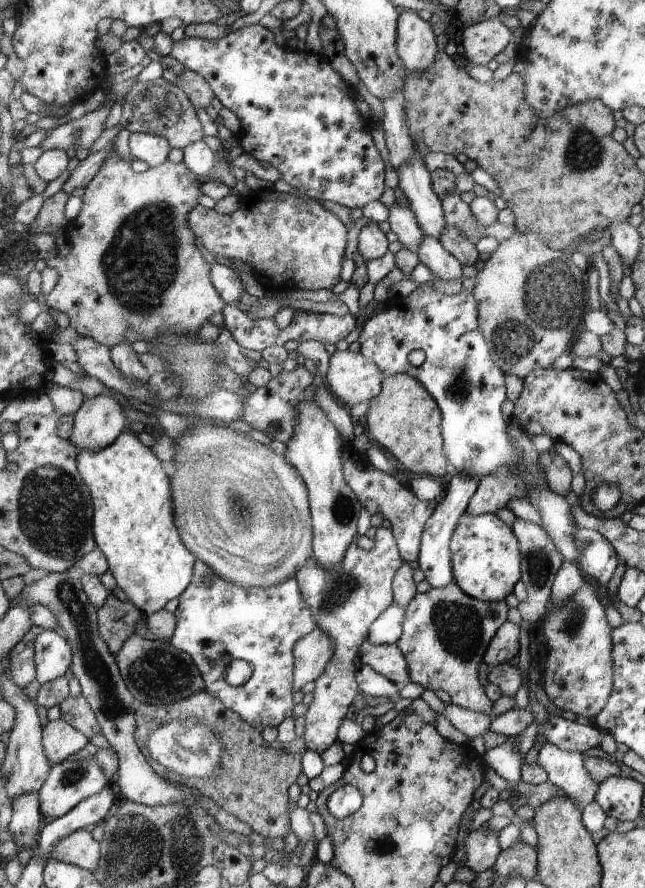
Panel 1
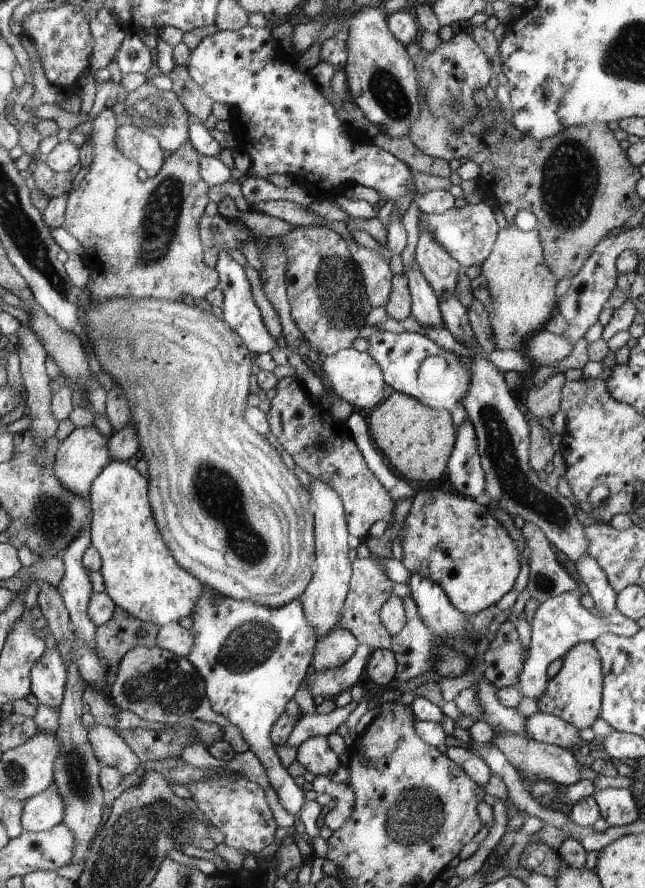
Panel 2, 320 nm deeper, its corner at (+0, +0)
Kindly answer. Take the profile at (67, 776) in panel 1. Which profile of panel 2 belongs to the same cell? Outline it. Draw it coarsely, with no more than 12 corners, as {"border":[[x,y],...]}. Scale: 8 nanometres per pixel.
{"border":[[52,783],[30,797],[21,816],[26,831],[62,823],[65,803]]}

